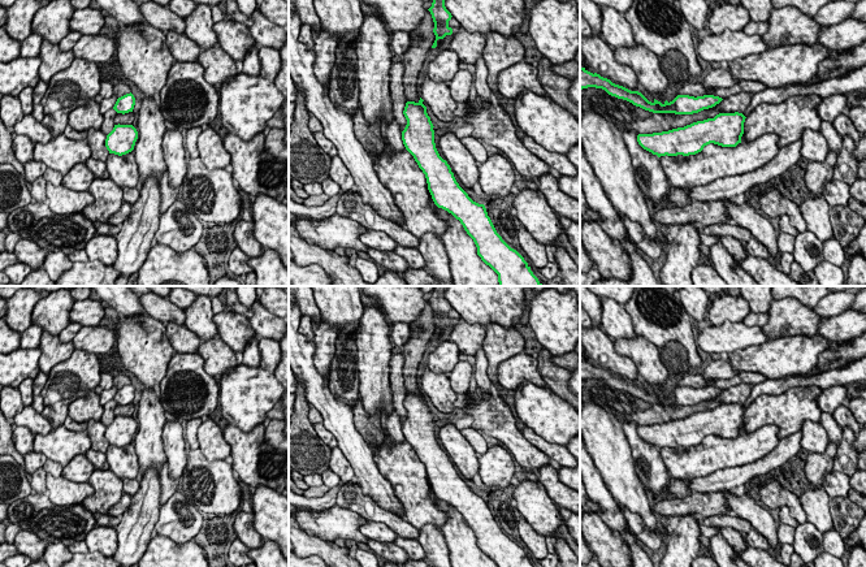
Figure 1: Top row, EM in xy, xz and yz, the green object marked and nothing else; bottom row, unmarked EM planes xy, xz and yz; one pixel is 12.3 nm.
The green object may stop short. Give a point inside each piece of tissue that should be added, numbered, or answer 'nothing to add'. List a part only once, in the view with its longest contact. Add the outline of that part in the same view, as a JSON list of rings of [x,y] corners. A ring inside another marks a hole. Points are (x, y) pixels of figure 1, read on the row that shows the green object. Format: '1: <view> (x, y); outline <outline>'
nothing to add

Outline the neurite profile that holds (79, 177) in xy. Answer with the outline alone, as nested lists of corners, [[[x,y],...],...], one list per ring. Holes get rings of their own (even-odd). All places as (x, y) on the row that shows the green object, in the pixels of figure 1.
[[[83,163],[75,164],[65,176],[47,168],[43,177],[55,186],[61,185],[73,191],[88,191],[90,185],[95,179],[95,174]]]

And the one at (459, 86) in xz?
[[[459,69],[454,78],[447,83],[451,98],[456,103],[466,103],[469,99],[471,86],[473,83],[473,74],[467,69]]]

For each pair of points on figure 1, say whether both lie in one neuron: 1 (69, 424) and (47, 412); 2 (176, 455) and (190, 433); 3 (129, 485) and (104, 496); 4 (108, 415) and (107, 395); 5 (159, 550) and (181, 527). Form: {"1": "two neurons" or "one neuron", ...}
{"1": "one neuron", "2": "two neurons", "3": "two neurons", "4": "one neuron", "5": "one neuron"}

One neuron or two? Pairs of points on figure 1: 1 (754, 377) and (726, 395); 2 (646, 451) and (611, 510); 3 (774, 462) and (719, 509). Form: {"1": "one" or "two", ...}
{"1": "one", "2": "two", "3": "two"}

